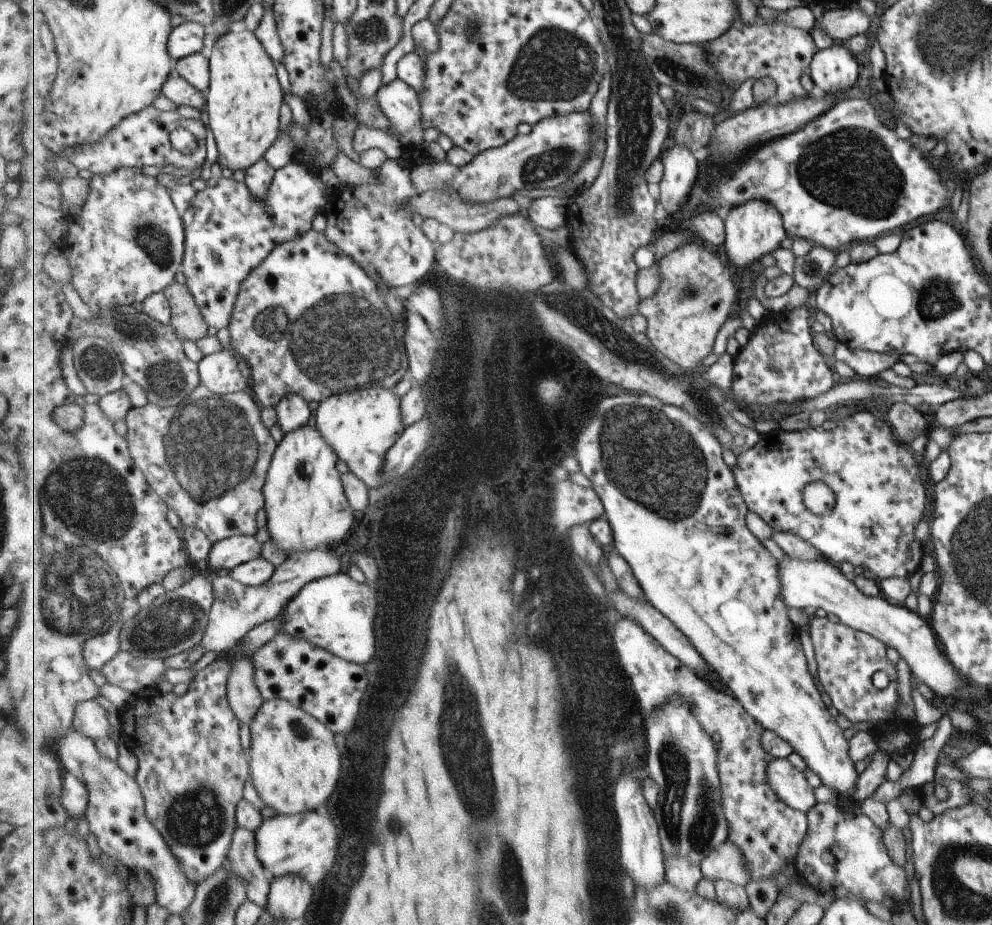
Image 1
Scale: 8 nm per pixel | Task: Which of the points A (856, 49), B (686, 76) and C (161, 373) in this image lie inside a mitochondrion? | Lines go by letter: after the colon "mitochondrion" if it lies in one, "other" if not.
A: other
B: mitochondrion
C: mitochondrion

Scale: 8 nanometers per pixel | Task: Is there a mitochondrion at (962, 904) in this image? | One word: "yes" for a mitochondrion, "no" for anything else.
yes

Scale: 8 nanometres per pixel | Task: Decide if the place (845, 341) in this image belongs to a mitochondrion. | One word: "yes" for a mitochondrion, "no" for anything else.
no

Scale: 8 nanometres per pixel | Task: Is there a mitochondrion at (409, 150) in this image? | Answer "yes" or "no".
no

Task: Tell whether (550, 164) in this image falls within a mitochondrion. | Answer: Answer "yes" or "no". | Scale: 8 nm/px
yes

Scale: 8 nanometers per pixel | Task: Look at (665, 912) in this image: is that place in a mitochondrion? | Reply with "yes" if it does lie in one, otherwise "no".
yes

